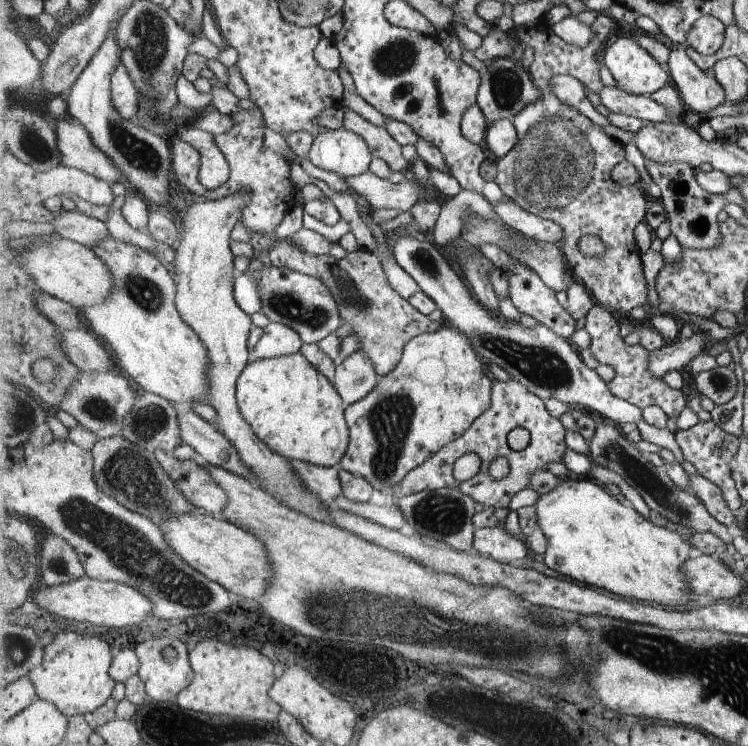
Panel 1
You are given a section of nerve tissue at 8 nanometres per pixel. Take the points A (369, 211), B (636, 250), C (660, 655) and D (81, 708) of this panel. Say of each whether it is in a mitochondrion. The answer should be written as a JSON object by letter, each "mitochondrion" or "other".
{"A":"other","B":"other","C":"mitochondrion","D":"other"}

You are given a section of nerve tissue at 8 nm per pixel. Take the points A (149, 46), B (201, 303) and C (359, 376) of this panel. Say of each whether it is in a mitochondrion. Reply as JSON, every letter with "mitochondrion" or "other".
{"A":"mitochondrion","B":"other","C":"other"}

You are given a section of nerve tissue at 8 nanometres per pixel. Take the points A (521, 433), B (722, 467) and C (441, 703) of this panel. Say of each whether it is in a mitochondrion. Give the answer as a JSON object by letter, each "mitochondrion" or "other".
{"A":"other","B":"other","C":"other"}

